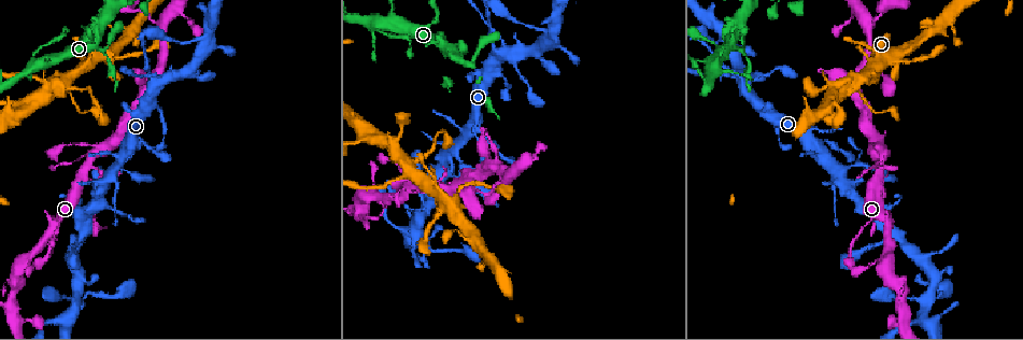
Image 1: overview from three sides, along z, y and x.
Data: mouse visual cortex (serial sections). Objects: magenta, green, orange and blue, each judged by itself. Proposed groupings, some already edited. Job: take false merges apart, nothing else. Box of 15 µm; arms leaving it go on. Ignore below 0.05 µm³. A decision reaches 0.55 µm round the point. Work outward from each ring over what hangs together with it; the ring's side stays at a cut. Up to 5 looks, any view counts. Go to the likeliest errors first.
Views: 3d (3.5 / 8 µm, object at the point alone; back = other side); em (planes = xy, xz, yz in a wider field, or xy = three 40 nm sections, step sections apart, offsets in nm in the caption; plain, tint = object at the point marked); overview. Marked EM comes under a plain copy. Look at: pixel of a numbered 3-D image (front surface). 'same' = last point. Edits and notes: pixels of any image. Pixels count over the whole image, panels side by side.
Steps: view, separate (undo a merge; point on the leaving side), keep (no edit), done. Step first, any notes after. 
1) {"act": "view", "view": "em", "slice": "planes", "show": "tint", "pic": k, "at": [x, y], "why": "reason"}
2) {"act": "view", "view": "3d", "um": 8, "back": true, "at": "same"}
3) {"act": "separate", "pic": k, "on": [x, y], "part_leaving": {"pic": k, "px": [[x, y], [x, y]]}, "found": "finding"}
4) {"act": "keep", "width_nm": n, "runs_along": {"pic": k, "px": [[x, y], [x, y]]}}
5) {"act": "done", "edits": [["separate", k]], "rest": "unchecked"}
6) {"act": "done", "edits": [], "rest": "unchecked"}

{"act": "view", "view": "3d", "um": 8, "pic": 1, "at": [868, 267], "why": "a narrow waist"}

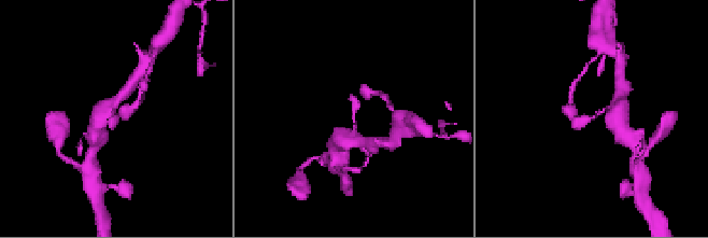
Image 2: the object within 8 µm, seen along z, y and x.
{"act": "view", "view": "3d", "um": 3.5, "back": true, "pic": 2, "at": [113, 112]}

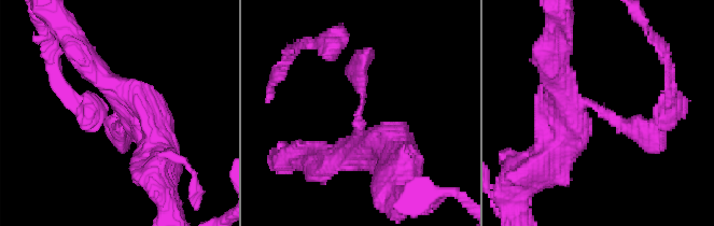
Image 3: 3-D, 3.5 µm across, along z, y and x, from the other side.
{"act": "view", "view": "em", "slice": "xy", "step": 3, "show": "tint", "pic": 3, "at": [361, 99]}

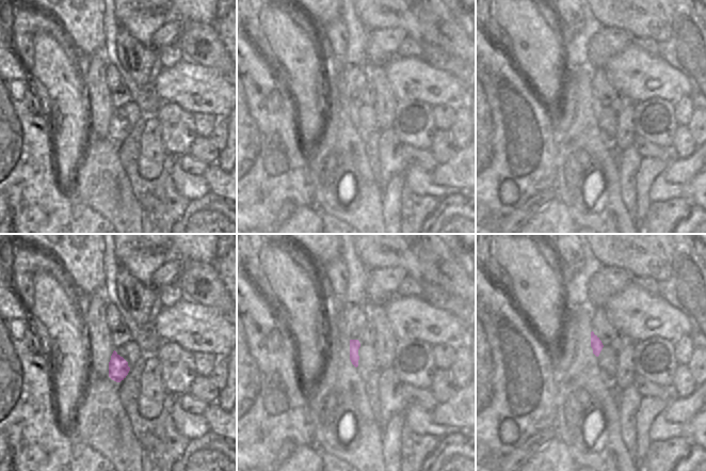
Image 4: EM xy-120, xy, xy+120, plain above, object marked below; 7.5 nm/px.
{"act": "keep", "width_nm": 80, "runs_along": {"pic": 3, "px": [[557, 93], [647, 129], [664, 149]]}, "found": "all the same cell"}

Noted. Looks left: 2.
{"act": "view", "view": "3d", "um": 3.5, "pic": 1, "at": [38, 325], "why": "calibre changes"}

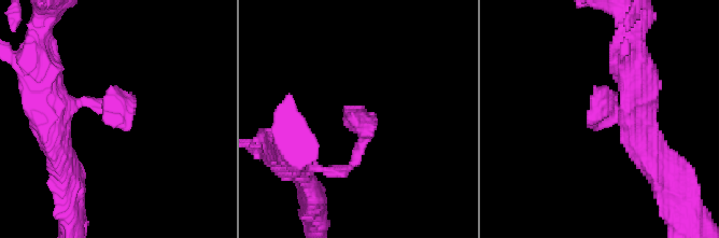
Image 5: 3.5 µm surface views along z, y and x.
{"act": "view", "view": "em", "slice": "xy", "step": 5, "show": "tint", "pic": 5, "at": [122, 117], "why": "shape alone is not enough"}

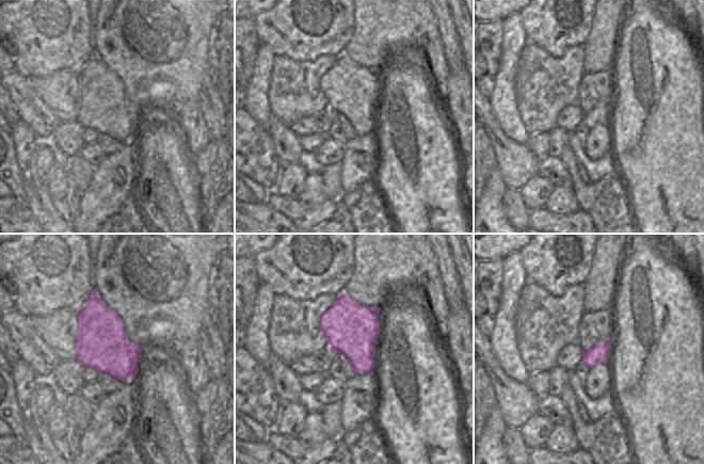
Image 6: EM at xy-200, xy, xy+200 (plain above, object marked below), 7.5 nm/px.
{"act": "keep", "runs_along": {"pic": 5, "px": [[324, 171], [357, 159], [364, 124], [351, 113]]}, "found": "continuous, no second cell"}

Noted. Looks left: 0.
{"act": "done", "edits": [], "rest": "unchecked"}

